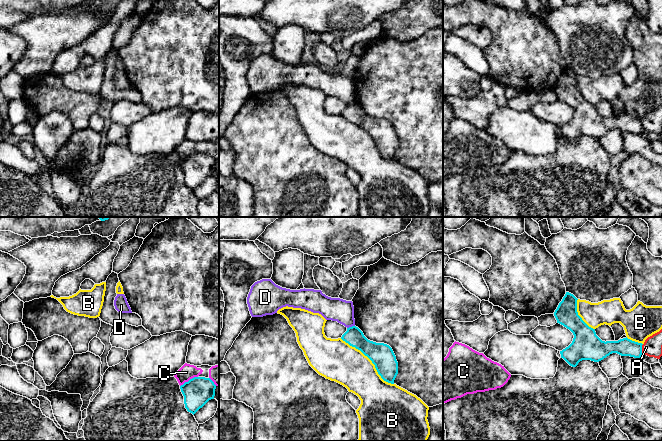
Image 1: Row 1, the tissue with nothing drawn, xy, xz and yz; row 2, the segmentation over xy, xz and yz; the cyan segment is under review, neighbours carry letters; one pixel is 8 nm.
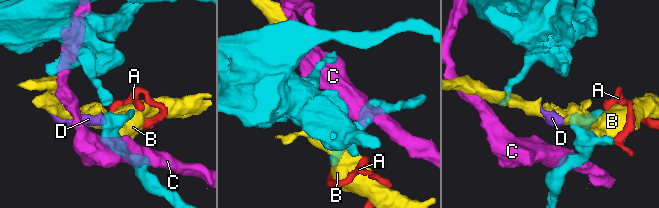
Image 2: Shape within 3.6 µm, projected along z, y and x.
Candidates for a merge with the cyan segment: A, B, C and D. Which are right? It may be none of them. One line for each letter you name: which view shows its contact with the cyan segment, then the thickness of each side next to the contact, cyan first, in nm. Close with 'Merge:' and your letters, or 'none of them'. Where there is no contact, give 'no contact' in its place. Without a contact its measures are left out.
Merge: none of them

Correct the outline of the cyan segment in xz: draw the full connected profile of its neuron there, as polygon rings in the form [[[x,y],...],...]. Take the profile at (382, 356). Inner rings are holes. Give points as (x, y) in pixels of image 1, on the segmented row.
[[[356,326],[347,328],[341,339],[367,356],[384,381],[394,384],[398,374],[398,362],[389,345],[368,340]]]

